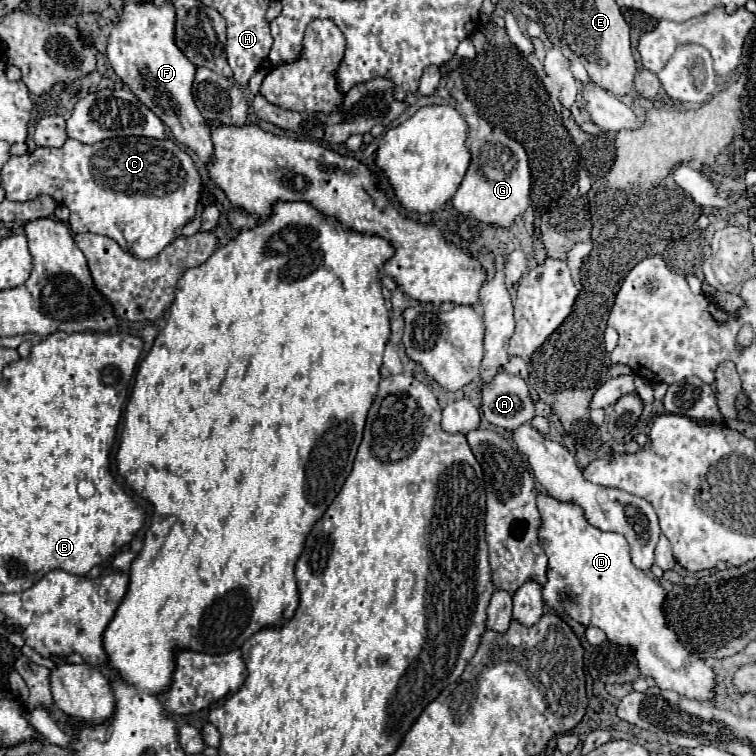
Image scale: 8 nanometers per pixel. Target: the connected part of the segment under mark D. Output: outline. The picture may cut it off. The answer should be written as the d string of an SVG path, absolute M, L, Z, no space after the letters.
M547 493L537 495L537 509L543 519L539 543L549 559L543 601L553 613L565 621L575 619L583 627L597 627L611 643L629 647L641 675L651 677L659 689L677 691L695 701L713 701L719 685L715 669L689 653L669 621L665 621L665 591L631 563L625 537L591 527L583 519L581 507L561 503Z

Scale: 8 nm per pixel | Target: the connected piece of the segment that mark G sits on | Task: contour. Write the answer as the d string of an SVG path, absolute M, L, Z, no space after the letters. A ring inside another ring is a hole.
M493 129L493 133L485 139L471 141L469 149L471 165L451 199L453 207L477 221L497 227L511 227L531 203L531 169L525 147L511 139L503 129Z

